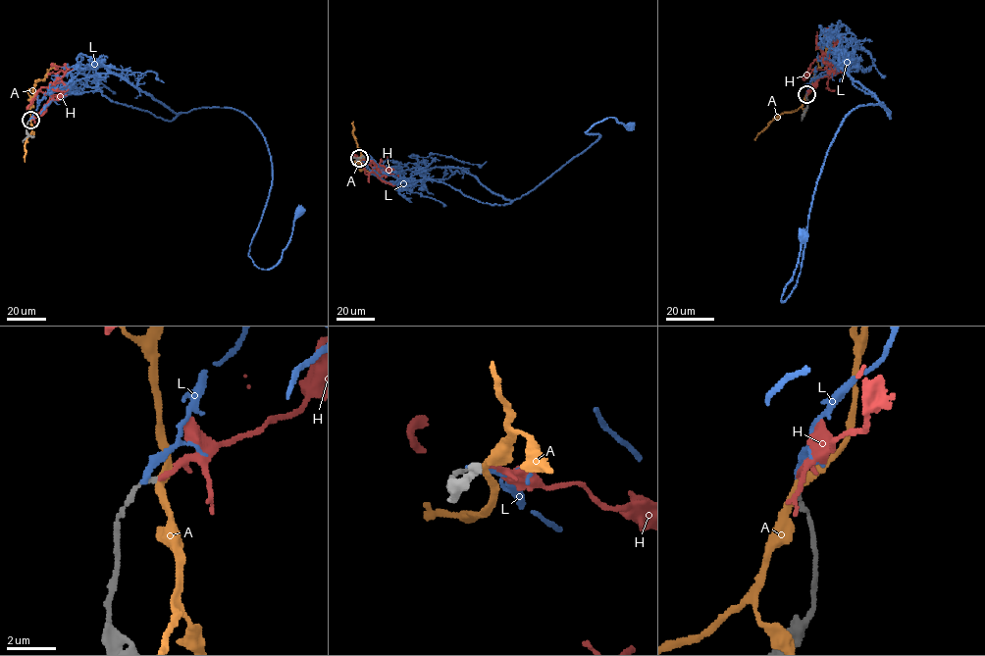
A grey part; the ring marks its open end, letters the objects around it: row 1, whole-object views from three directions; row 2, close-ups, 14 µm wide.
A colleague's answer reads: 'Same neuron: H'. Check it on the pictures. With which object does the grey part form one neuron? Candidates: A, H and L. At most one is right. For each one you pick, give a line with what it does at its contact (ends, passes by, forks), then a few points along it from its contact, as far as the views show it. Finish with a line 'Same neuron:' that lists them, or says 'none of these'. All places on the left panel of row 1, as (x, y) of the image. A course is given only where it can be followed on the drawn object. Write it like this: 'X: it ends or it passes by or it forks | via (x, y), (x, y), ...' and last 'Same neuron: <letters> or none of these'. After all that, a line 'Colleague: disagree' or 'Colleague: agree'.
H: it ends | via (30, 121), (42, 114), (51, 100), (48, 87), (39, 89), (26, 108), (38, 91), (49, 93), (37, 113)
Same neuron: H
Colleague: agree

